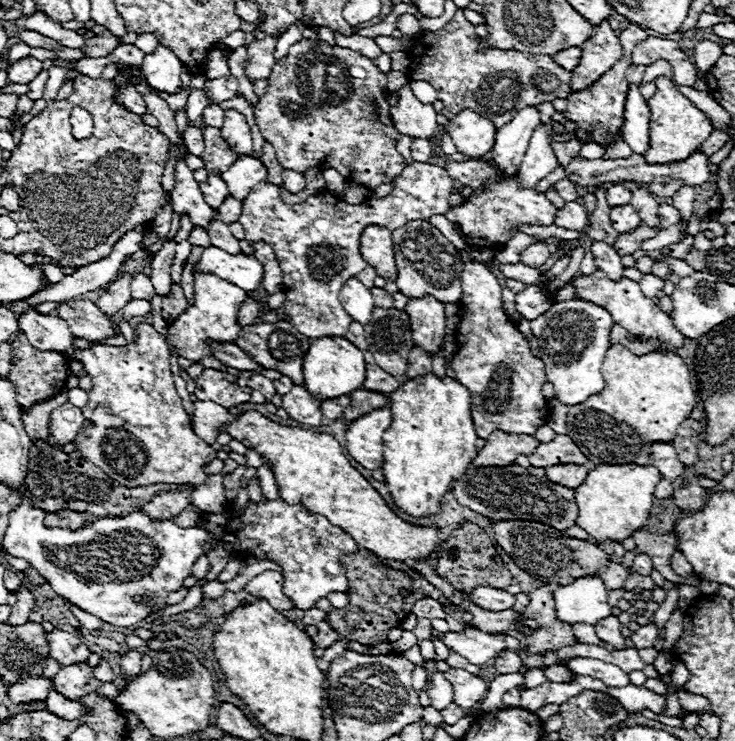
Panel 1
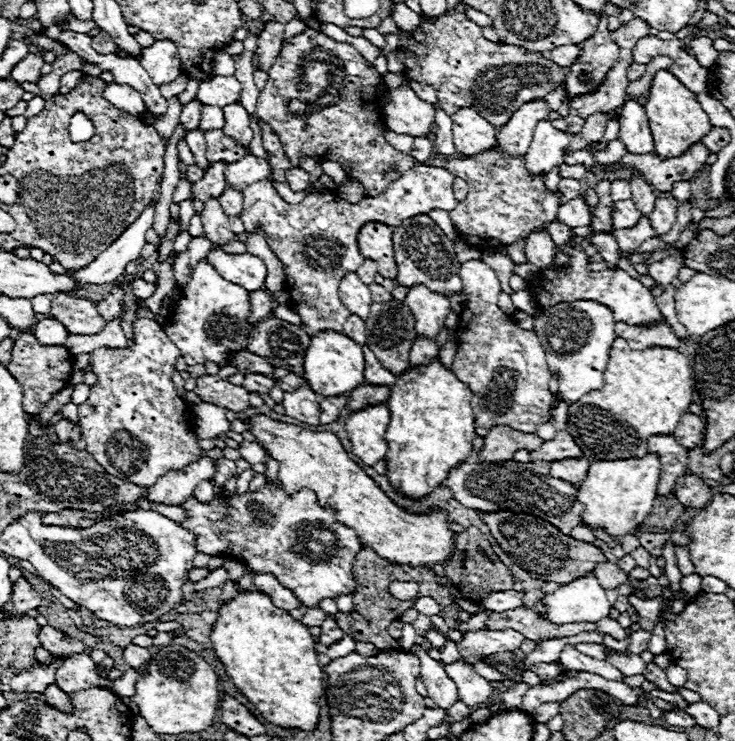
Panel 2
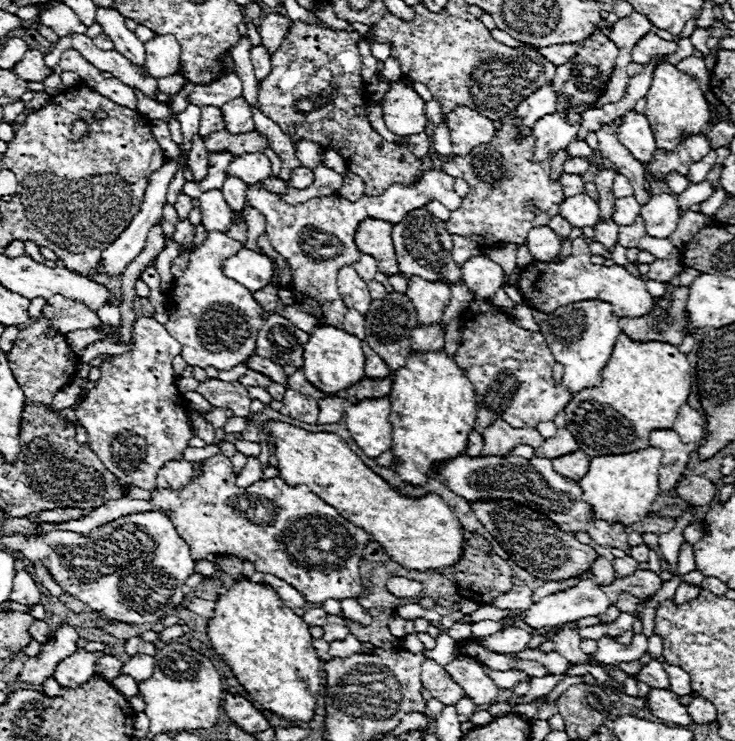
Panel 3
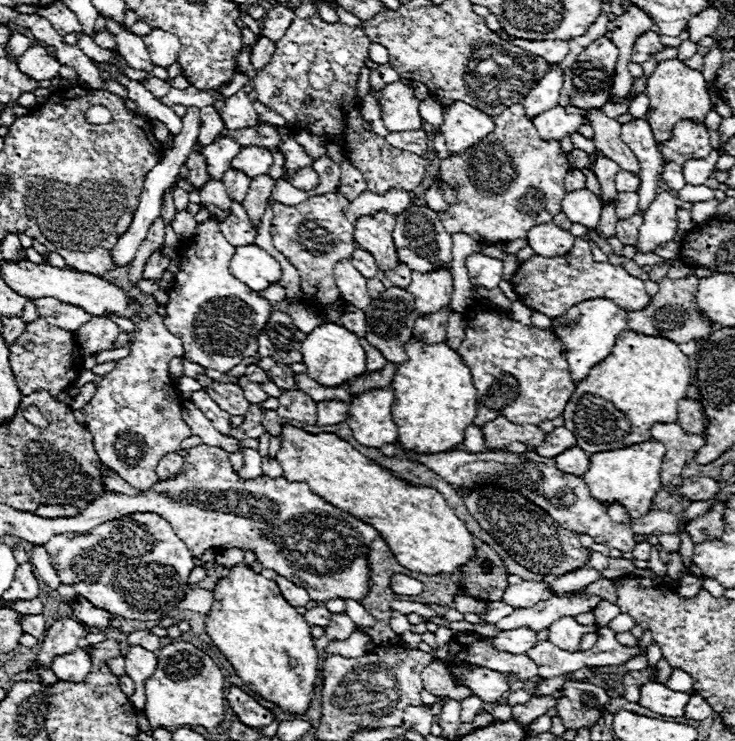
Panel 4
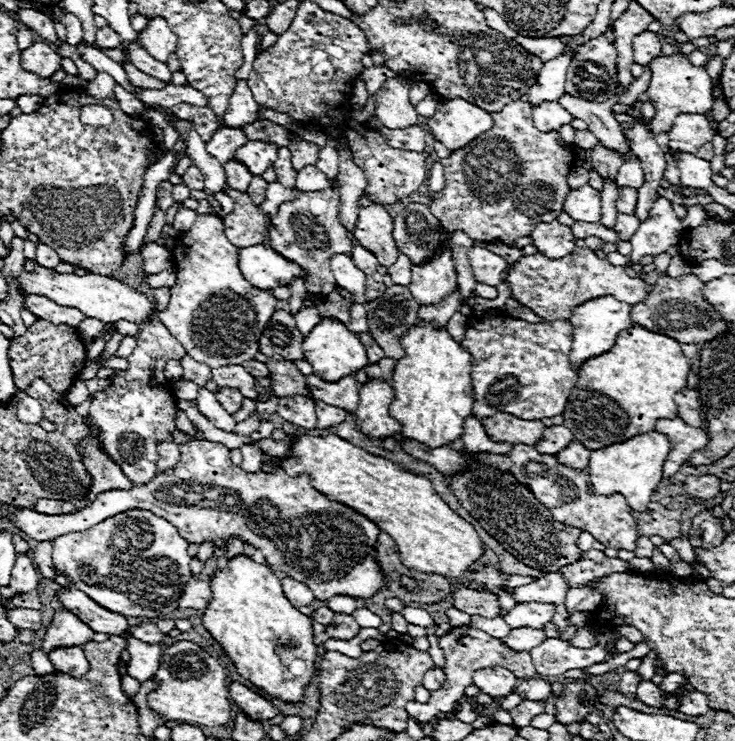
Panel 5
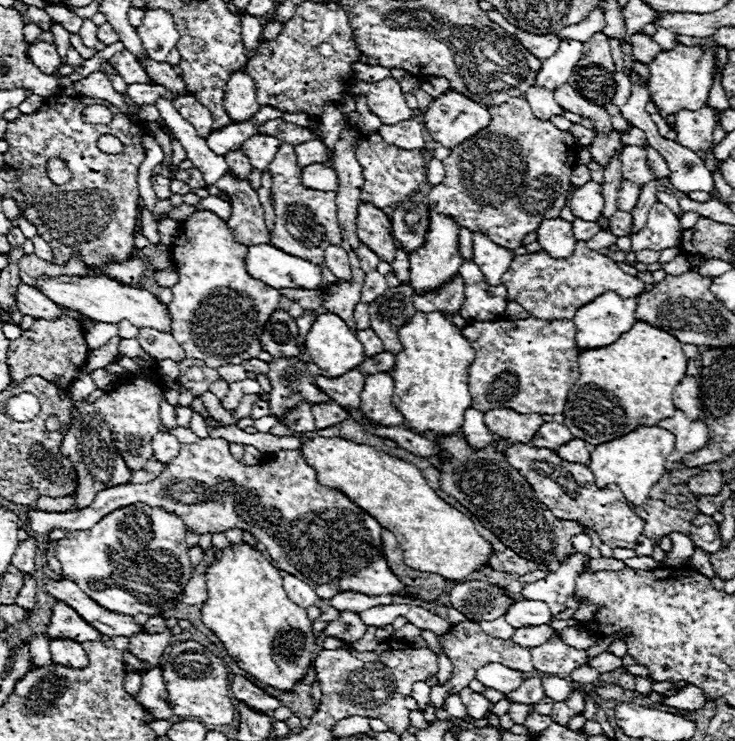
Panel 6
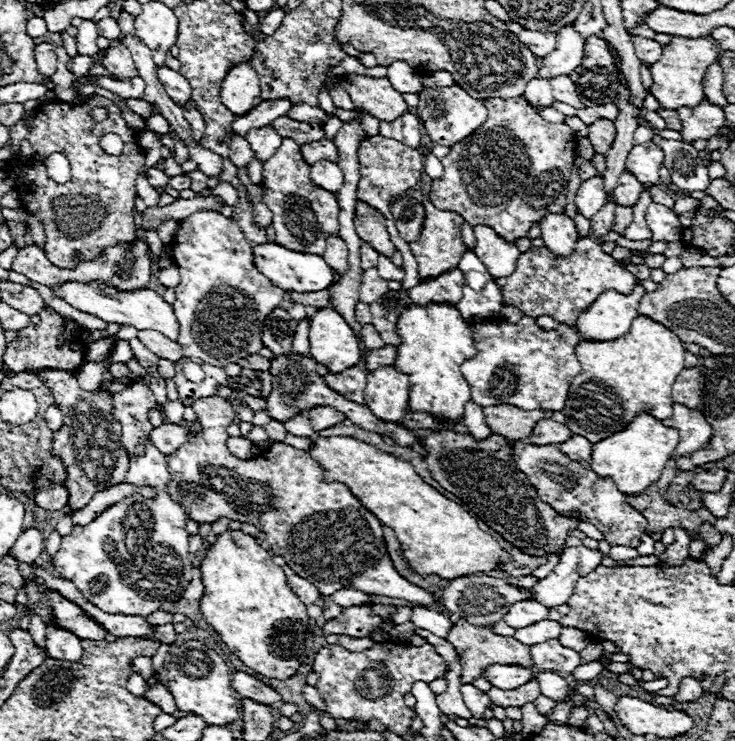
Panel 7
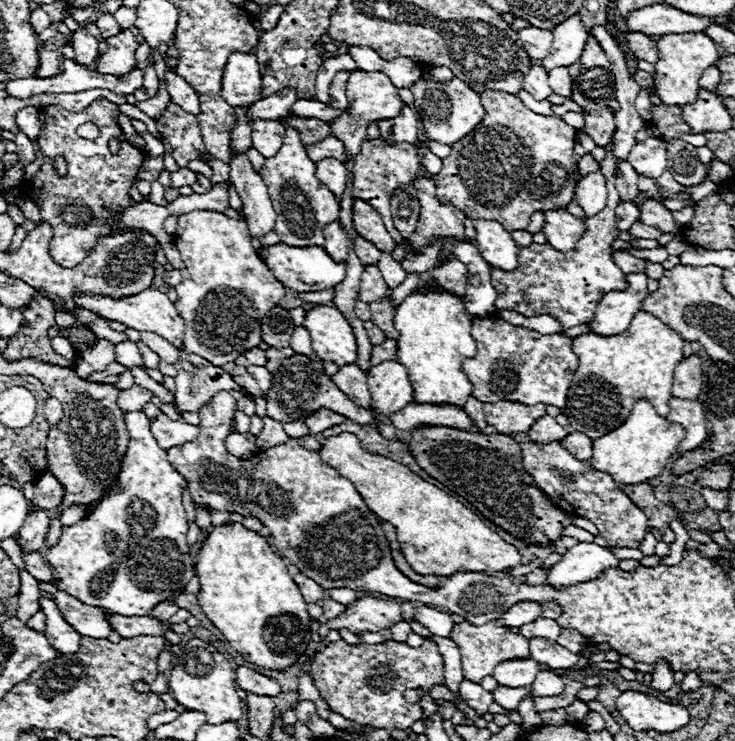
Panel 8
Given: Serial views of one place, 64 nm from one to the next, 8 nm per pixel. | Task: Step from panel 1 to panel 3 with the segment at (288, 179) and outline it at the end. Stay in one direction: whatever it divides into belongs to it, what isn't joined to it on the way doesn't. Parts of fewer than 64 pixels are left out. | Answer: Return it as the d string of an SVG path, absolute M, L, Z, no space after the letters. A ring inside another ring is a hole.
M304 166L294 168L292 174L290 174L290 180L288 180L288 184L290 184L292 188L296 188L296 190L304 190L304 188L308 188L312 182L314 182L314 174L312 174L308 168L304 168Z

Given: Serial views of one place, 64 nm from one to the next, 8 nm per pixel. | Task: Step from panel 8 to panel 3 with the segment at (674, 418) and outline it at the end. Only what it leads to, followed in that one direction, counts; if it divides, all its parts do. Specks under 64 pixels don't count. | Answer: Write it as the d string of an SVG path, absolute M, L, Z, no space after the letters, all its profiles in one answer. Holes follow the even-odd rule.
M674 430L666 432L650 432L650 446L662 450L662 466L666 466L666 492L674 490L678 480L684 474L688 464L688 456L698 444L682 444Z

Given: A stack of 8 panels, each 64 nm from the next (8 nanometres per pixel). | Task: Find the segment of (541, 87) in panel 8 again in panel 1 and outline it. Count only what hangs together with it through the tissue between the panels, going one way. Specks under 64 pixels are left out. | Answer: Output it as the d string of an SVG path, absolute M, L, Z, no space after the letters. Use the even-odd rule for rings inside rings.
M538 126L532 134L532 140L528 144L526 156L518 168L518 184L522 184L522 188L534 188L538 184L538 180L542 180L544 176L548 176L556 166L556 156L550 148L552 136L546 132L546 126Z

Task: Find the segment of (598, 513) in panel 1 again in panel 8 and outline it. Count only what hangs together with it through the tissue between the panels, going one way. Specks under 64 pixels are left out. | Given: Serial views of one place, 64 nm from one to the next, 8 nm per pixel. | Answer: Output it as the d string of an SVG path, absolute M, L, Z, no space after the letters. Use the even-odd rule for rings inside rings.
M638 400L622 428L616 428L614 432L594 440L594 456L590 462L594 464L594 468L598 468L598 472L610 474L620 486L650 482L652 478L660 476L666 462L676 454L682 436L684 428L680 428L680 424L670 424L666 418L654 412L650 402Z

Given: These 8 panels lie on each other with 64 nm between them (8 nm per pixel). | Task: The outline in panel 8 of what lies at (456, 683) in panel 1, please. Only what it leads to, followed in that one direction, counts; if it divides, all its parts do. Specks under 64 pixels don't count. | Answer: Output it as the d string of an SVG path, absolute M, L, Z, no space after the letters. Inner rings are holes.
M508 660L506 664L498 664L498 668L494 668L492 678L498 682L498 686L520 688L532 684L538 672L540 668L534 664L534 660Z

